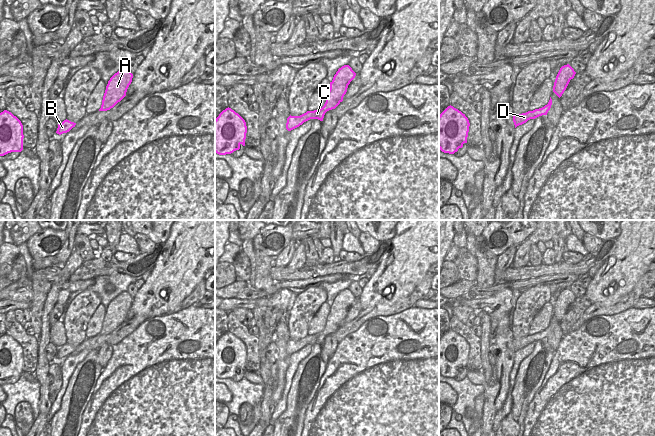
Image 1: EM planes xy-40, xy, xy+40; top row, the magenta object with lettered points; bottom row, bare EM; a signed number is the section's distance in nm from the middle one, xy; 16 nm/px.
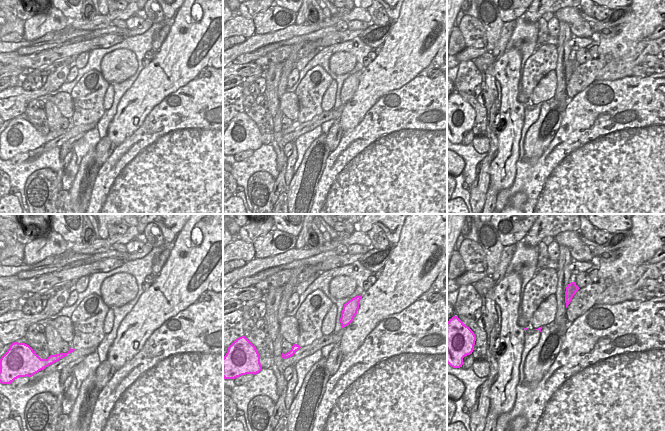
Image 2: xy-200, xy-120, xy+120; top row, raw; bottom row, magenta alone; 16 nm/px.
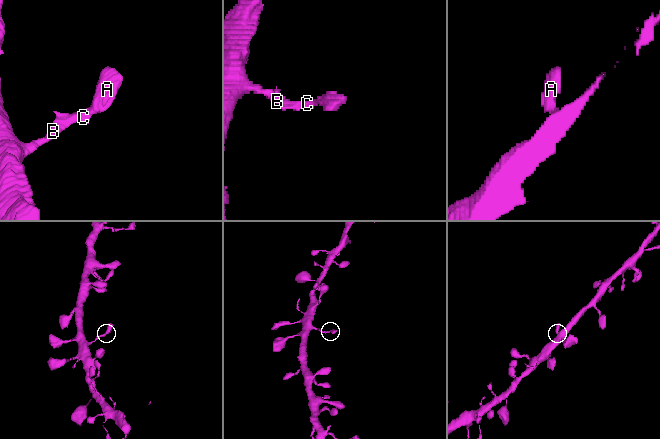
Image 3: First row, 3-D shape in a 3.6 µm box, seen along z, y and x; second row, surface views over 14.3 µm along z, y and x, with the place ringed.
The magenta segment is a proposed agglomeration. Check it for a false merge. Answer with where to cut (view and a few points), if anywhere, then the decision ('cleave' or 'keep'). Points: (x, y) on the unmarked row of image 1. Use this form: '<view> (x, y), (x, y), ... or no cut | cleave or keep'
no cut | keep

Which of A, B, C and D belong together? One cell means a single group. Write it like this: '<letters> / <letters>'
A B C D

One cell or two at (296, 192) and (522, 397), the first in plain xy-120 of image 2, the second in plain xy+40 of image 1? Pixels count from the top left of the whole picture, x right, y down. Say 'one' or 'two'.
one

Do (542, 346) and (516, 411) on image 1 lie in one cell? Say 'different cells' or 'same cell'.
same cell

